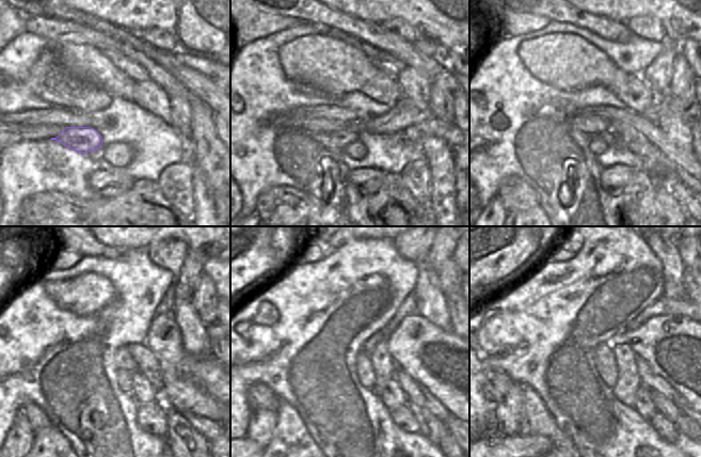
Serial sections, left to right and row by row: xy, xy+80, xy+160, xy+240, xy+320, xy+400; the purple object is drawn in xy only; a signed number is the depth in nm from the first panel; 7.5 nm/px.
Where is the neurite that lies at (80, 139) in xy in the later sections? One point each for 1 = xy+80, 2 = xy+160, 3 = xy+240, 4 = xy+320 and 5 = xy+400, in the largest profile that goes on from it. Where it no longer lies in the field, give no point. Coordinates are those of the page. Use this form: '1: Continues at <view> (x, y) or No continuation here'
1: Continues at xy+80 (336, 141)
2: Continues at xy+160 (608, 138)
3: Continues at xy+240 (143, 392)
4: Continues at xy+320 (393, 396)
5: Continues at xy+400 (642, 404).

